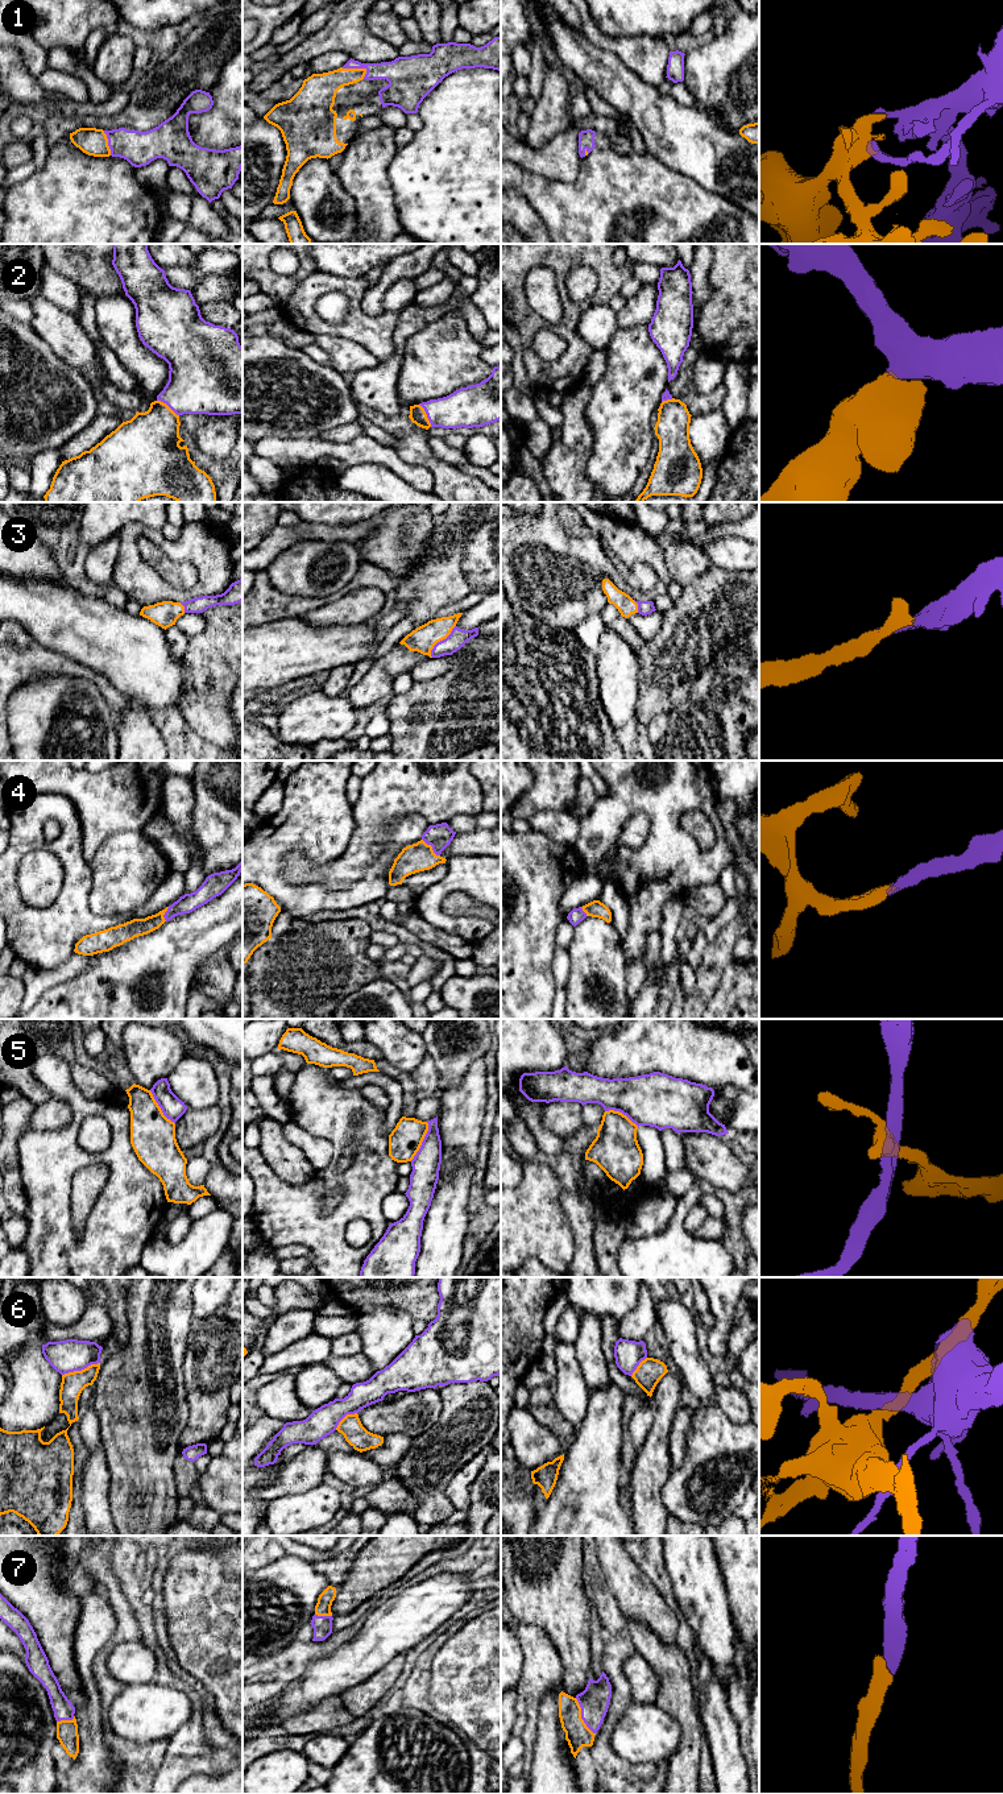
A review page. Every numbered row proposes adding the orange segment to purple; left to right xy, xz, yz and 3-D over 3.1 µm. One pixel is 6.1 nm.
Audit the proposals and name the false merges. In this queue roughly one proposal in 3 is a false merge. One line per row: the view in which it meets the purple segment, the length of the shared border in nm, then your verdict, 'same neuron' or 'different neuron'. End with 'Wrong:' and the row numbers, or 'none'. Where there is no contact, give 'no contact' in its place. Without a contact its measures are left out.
1: contact in xz; length 160 nm; same neuron
2: contact in xz; length 160 nm; same neuron
3: contact in xz; length 240 nm; same neuron
4: contact in xz; length 160 nm; same neuron
5: contact in xz; length 260 nm; different neuron
6: contact in xy; length 240 nm; different neuron
7: contact in yz; length 260 nm; same neuron
Wrong: 5, 6

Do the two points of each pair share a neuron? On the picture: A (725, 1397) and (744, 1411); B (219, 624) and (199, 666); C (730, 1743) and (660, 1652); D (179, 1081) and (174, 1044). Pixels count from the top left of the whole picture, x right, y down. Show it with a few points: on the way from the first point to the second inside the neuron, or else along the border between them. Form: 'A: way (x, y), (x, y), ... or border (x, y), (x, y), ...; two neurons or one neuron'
A: way (729, 1399), (740, 1408); one neuron
B: way (219, 634), (219, 646), (210, 655); one neuron
C: border (696, 1695), (700, 1723), (704, 1731); two neurons
D: border (187, 1055), (166, 1077); two neurons

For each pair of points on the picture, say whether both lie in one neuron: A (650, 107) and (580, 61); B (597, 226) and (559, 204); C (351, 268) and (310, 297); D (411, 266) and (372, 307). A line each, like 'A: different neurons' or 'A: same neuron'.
A: same neuron
B: same neuron
C: different neurons
D: same neuron

